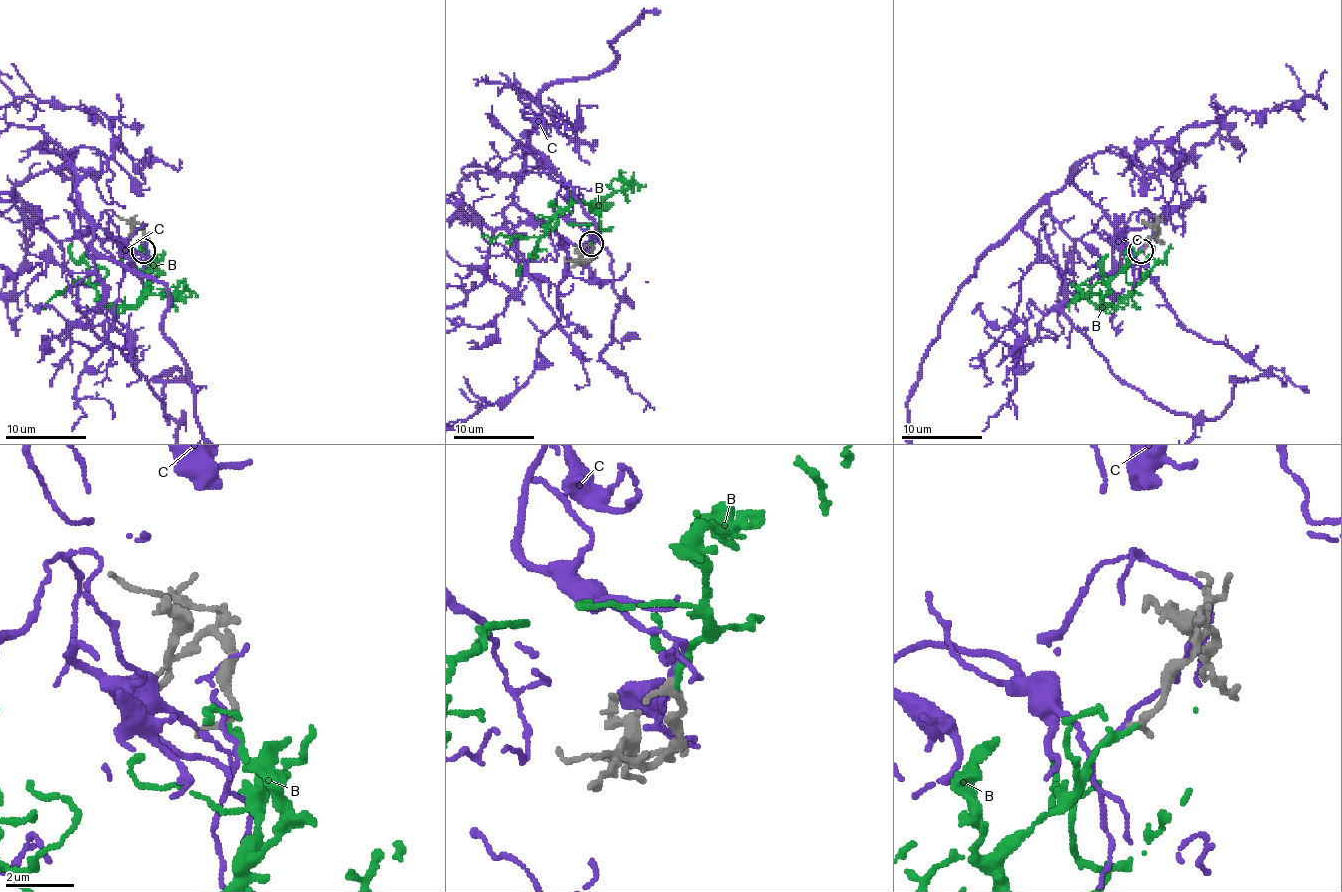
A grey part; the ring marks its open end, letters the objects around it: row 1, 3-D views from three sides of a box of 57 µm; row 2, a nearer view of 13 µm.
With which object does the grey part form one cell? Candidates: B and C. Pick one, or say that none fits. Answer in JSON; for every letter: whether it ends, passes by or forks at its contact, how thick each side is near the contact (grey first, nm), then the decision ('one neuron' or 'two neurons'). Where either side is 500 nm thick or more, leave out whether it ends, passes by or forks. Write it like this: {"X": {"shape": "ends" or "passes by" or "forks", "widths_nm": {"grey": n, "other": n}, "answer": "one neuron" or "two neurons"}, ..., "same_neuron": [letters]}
{"B": {"shape": "passes by", "widths_nm": {"grey": 280, "other": 140}, "answer": "one neuron"}, "C": {"shape": "passes by", "widths_nm": {"grey": 280, "other": 120}, "answer": "two neurons"}, "same_neuron": ["B"]}

